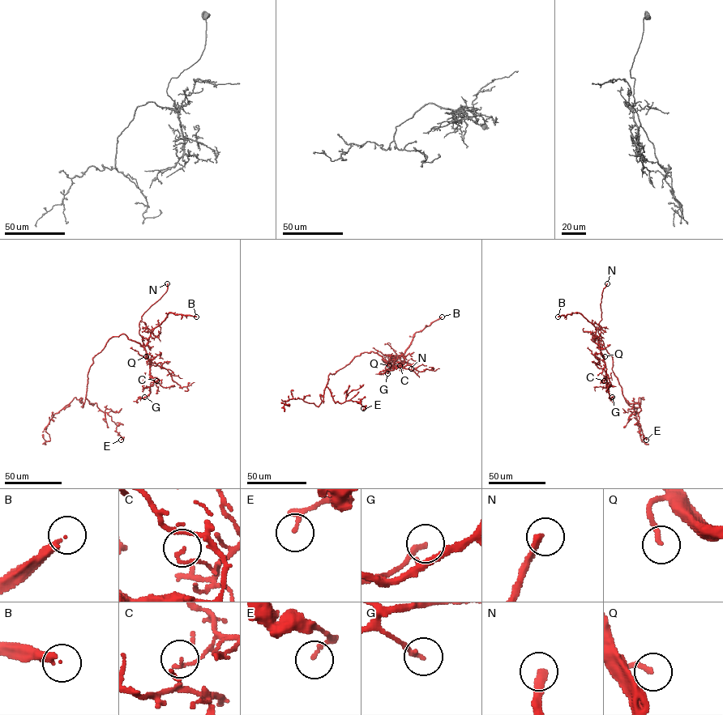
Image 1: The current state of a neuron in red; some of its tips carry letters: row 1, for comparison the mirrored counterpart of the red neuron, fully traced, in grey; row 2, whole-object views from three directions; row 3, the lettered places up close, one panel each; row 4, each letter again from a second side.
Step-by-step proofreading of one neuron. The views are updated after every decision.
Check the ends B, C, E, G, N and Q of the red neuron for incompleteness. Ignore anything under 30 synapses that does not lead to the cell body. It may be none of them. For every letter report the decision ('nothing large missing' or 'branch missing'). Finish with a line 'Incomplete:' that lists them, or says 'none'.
B: branch missing
C: nothing large missing
E: nothing large missing
G: nothing large missing
N: branch missing
Q: branch missing
Incomplete: B, N, Q

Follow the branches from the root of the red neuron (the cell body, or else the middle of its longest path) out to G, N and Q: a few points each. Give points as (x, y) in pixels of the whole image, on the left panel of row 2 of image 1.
G: (93, 357), (113, 336), (124, 334), (138, 342), (148, 357), (153, 380), (150, 393), (144, 397)
N: (93, 357), (110, 338), (122, 334), (142, 345), (142, 337), (139, 333), (141, 317), (165, 291), (167, 283)
Q: (93, 357), (110, 338), (122, 334), (138, 342), (145, 351), (146, 356)

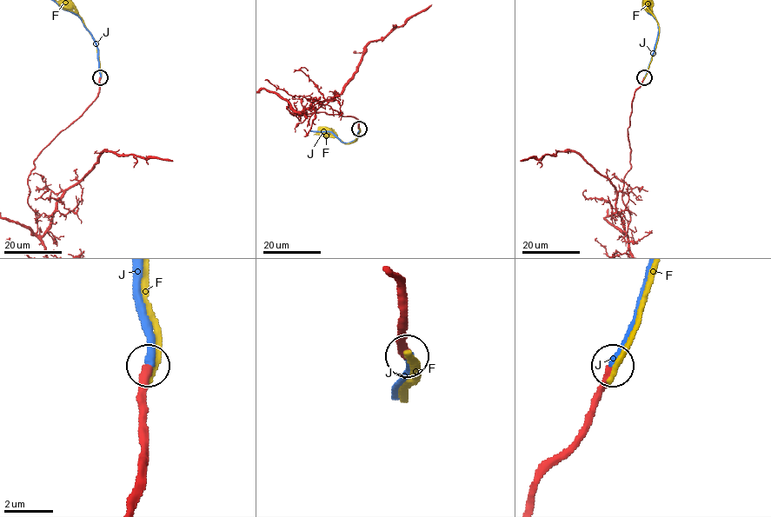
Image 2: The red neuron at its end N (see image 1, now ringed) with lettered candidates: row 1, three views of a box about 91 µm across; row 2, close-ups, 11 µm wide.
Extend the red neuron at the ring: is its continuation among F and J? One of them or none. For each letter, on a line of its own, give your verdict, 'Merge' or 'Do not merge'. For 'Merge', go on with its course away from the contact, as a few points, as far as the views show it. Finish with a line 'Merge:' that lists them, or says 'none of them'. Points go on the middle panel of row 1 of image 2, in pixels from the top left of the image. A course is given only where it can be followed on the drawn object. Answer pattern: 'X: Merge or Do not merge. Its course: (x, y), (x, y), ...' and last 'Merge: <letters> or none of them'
F: Do not merge
J: Merge
Merge: J

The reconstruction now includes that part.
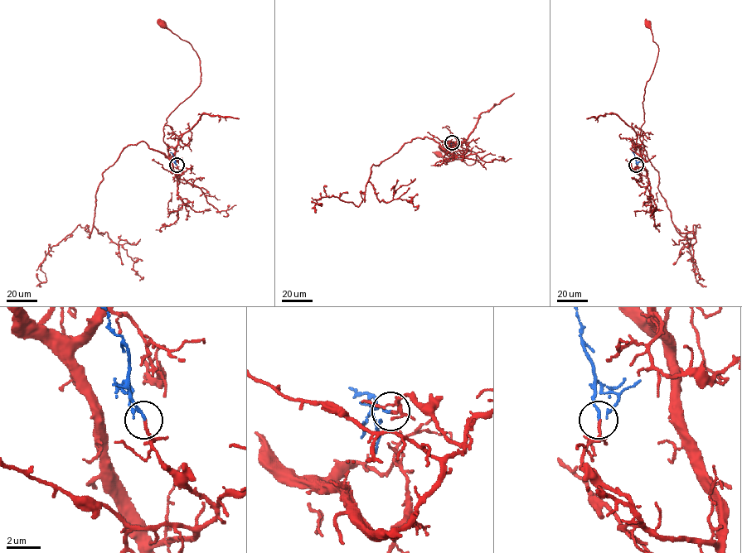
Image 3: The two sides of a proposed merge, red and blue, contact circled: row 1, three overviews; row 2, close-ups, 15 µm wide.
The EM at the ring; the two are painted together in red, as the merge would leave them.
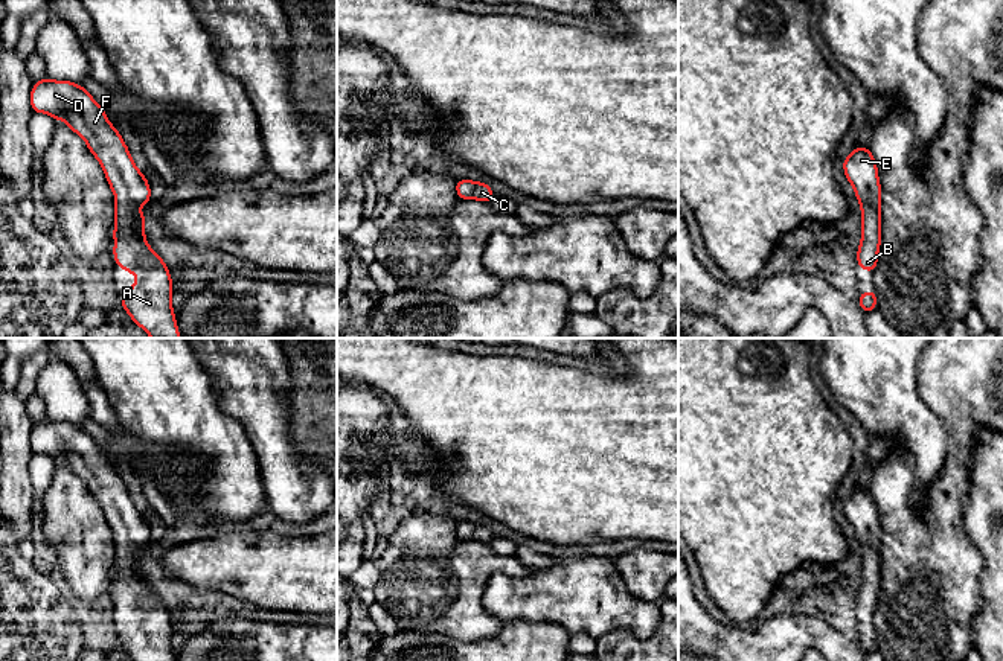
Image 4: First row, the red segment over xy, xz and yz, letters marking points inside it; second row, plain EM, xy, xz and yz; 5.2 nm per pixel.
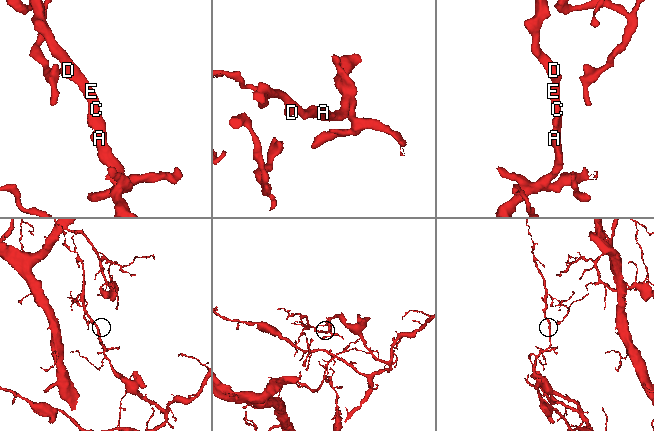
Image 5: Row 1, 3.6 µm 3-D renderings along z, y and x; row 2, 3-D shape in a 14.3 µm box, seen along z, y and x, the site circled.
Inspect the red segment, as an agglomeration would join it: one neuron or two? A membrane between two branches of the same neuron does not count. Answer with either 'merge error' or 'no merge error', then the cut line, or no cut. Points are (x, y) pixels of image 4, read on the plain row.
no merge error | no cut

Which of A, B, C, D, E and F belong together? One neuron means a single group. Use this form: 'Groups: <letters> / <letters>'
Groups: A B C D E F

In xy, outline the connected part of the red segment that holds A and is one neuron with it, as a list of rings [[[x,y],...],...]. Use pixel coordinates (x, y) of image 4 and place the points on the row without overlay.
[[[46,417],[32,428],[29,442],[34,454],[46,454],[55,461],[64,461],[72,472],[79,475],[105,513],[107,522],[116,538],[114,560],[117,564],[111,573],[113,580],[117,582],[113,586],[116,608],[139,617],[128,634],[120,638],[123,650],[130,655],[131,661],[175,661],[171,646],[172,620],[169,611],[163,600],[146,585],[146,576],[143,574],[146,570],[145,556],[137,551],[151,541],[149,524],[134,506],[123,480],[108,463],[104,449],[96,445],[82,426],[70,422],[52,422]]]

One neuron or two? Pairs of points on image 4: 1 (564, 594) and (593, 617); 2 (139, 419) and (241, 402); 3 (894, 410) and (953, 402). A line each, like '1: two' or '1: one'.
1: one
2: two
3: two

